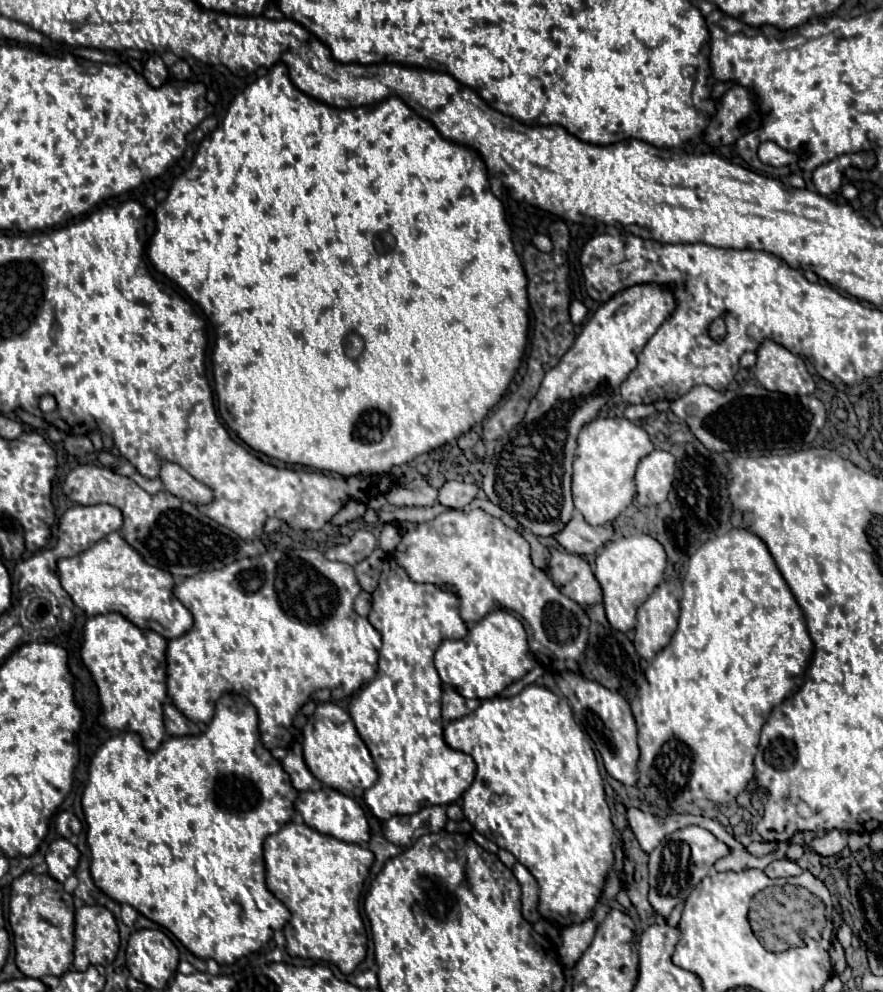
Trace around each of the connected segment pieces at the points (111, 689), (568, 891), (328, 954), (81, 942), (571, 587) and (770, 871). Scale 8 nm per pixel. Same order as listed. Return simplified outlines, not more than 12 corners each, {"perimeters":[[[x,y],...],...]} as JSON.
{"perimeters":[[[121,614],[87,620],[79,652],[99,724],[165,738],[167,640]],[[545,686],[483,700],[473,828],[583,922],[613,866],[595,752]],[[289,822],[265,840],[287,954],[351,974],[373,852]],[[105,906],[75,912],[75,970],[107,966],[119,950]],[[551,550],[549,576],[577,604],[601,602],[581,556]],[[789,858],[765,868],[769,878],[791,878],[803,870]]]}

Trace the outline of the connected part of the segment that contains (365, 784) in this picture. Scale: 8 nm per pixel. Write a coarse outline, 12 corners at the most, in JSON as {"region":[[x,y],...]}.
{"region":[[319,704],[303,758],[317,780],[361,798],[377,770],[351,716]]}

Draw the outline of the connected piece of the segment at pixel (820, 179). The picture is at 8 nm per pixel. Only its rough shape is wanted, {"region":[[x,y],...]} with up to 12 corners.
{"region":[[839,158],[813,172],[813,184],[823,196],[837,192],[843,180]]}

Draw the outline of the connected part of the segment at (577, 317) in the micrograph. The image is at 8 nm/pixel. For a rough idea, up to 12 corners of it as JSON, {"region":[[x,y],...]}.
{"region":[[571,302],[571,322],[581,324],[587,308],[581,302]]}

